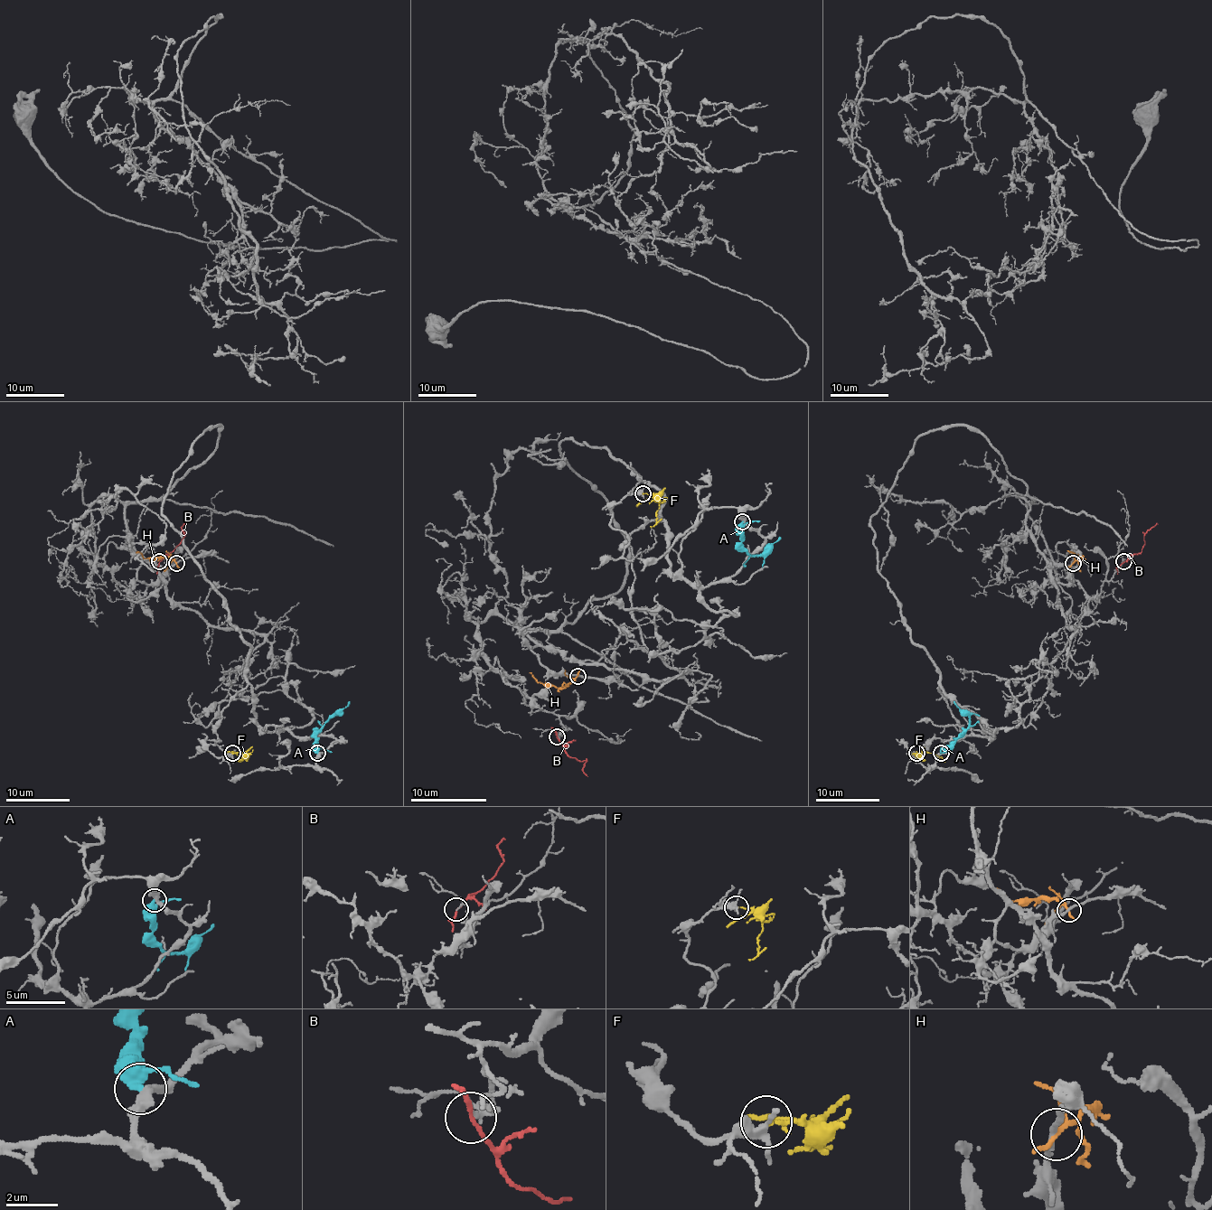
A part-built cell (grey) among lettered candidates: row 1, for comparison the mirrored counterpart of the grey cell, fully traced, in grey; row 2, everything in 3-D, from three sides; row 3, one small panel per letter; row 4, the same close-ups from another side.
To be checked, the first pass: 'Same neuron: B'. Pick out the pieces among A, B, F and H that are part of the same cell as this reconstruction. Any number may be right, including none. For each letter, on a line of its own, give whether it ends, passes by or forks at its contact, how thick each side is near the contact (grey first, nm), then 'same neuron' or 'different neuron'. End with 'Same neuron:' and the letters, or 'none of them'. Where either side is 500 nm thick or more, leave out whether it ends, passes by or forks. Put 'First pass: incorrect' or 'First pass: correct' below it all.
A: it passes by; 320 nm thick on the grey side, 280 nm on the other; different neuron
B: it passes by; 100 nm thick on the grey side, 130 nm on the other; different neuron
F: it ends there; 320 nm thick on the grey side, 130 nm on the other; different neuron
H: it passes by; 200 nm thick on the grey side, 170 nm on the other; different neuron
Same neuron: none of them
First pass: incorrect

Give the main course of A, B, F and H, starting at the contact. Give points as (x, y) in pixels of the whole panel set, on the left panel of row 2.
A: (317, 753), (317, 734), (349, 702)
B: (159, 562), (180, 543), (183, 535), (182, 527), (185, 523)
F: (231, 753), (246, 753), (238, 761)
H: (177, 564), (167, 558), (145, 558), (136, 552)

